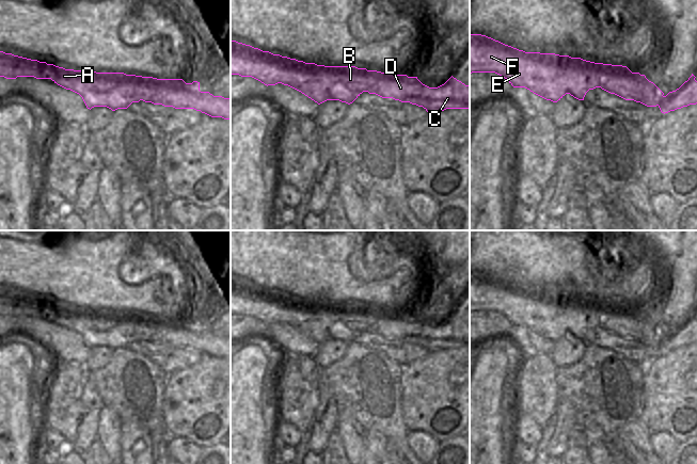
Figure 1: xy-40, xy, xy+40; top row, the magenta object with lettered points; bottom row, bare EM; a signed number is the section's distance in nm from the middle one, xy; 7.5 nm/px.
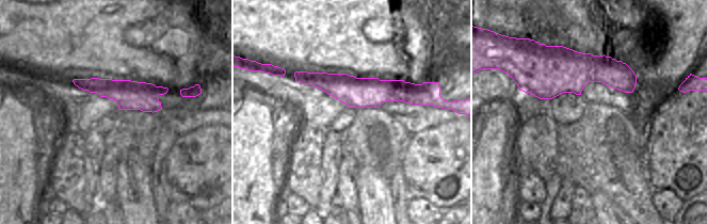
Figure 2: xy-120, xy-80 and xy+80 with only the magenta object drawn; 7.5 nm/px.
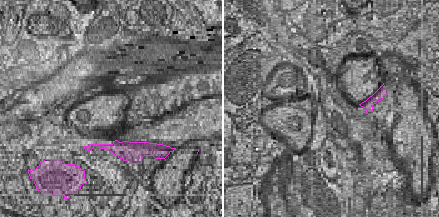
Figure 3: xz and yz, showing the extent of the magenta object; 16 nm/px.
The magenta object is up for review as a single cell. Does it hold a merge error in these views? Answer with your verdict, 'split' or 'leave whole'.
split

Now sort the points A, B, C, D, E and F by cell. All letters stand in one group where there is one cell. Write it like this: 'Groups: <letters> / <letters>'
Groups: A B E F / C D.

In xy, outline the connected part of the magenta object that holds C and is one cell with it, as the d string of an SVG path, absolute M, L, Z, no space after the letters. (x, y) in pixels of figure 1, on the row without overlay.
M362 307L368 319L360 322L369 326L369 333L382 337L393 337L423 346L428 352L446 348L470 348L470 324L465 324L453 315L438 326L423 323L417 316L381 311Z

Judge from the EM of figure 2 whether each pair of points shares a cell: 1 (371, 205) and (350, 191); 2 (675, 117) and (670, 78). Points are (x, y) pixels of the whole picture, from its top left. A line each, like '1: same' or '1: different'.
1: different
2: different

